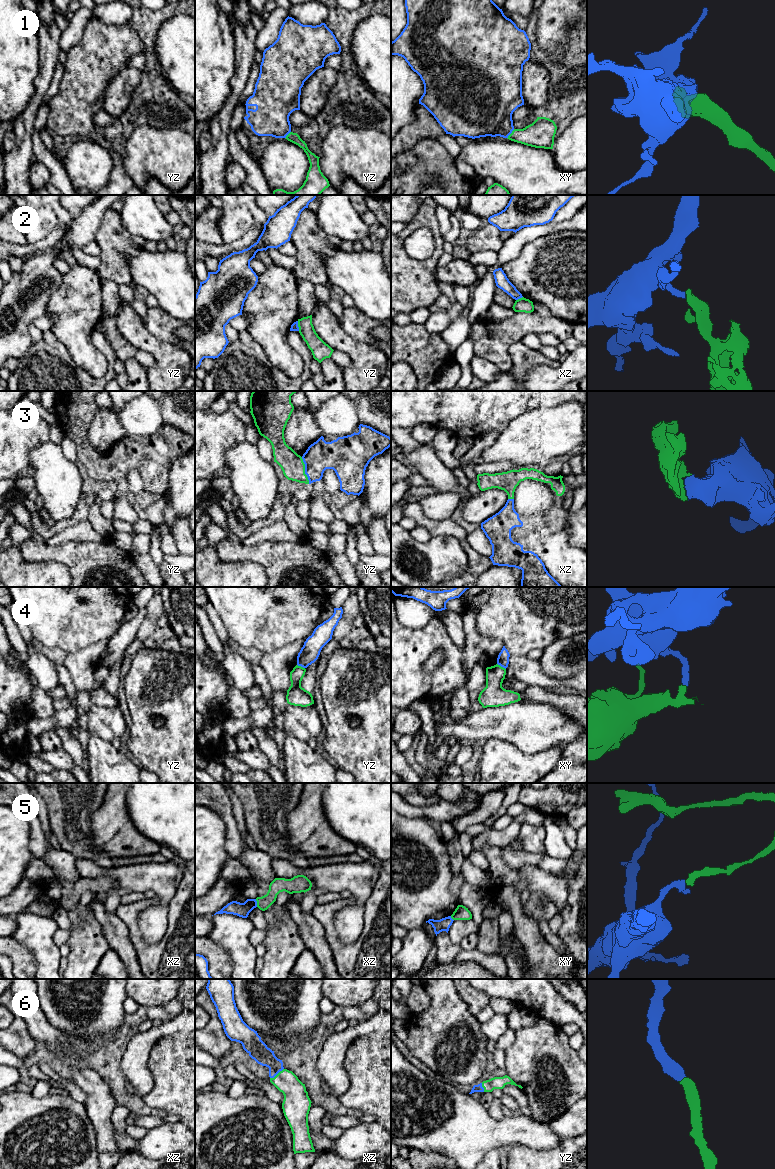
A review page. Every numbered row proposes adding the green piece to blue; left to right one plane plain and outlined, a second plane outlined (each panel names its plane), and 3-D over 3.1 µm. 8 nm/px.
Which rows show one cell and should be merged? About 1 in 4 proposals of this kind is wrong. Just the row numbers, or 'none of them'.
1, 3, 6

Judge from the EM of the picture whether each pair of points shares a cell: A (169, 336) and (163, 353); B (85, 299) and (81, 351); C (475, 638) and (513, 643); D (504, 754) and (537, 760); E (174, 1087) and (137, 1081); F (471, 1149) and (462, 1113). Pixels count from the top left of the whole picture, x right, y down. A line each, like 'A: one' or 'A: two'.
A: two
B: one
C: two
D: one
E: two
F: one

